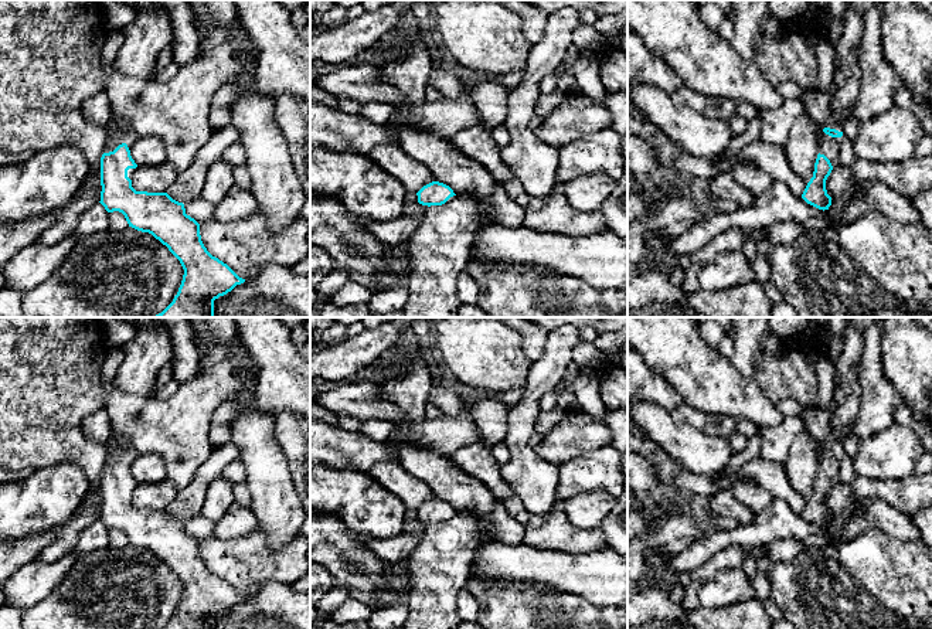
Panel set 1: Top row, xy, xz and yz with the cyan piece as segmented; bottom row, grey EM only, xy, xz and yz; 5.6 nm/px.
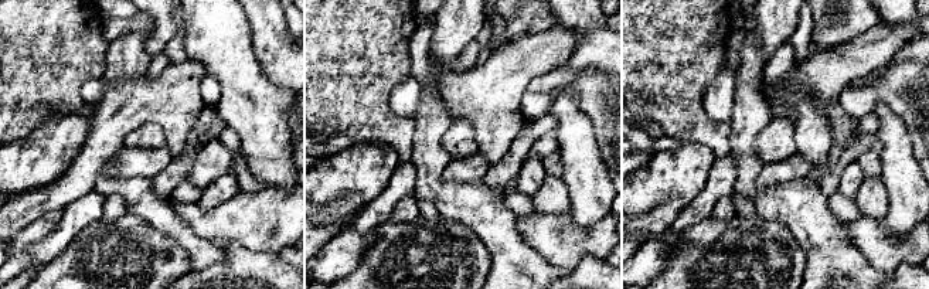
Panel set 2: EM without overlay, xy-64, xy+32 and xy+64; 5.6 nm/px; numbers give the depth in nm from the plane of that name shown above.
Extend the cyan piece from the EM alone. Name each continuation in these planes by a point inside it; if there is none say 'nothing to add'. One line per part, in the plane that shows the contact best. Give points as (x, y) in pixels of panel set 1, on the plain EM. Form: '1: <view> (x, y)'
1: yz (846, 400)

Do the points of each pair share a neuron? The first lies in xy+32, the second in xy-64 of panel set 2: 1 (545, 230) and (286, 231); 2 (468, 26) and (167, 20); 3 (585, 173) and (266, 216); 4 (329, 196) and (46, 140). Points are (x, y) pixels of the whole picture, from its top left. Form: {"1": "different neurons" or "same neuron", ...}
{"1": "same neuron", "2": "different neurons", "3": "different neurons", "4": "same neuron"}

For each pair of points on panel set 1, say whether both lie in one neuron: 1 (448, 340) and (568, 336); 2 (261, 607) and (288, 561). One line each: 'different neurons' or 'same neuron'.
1: different neurons
2: different neurons

